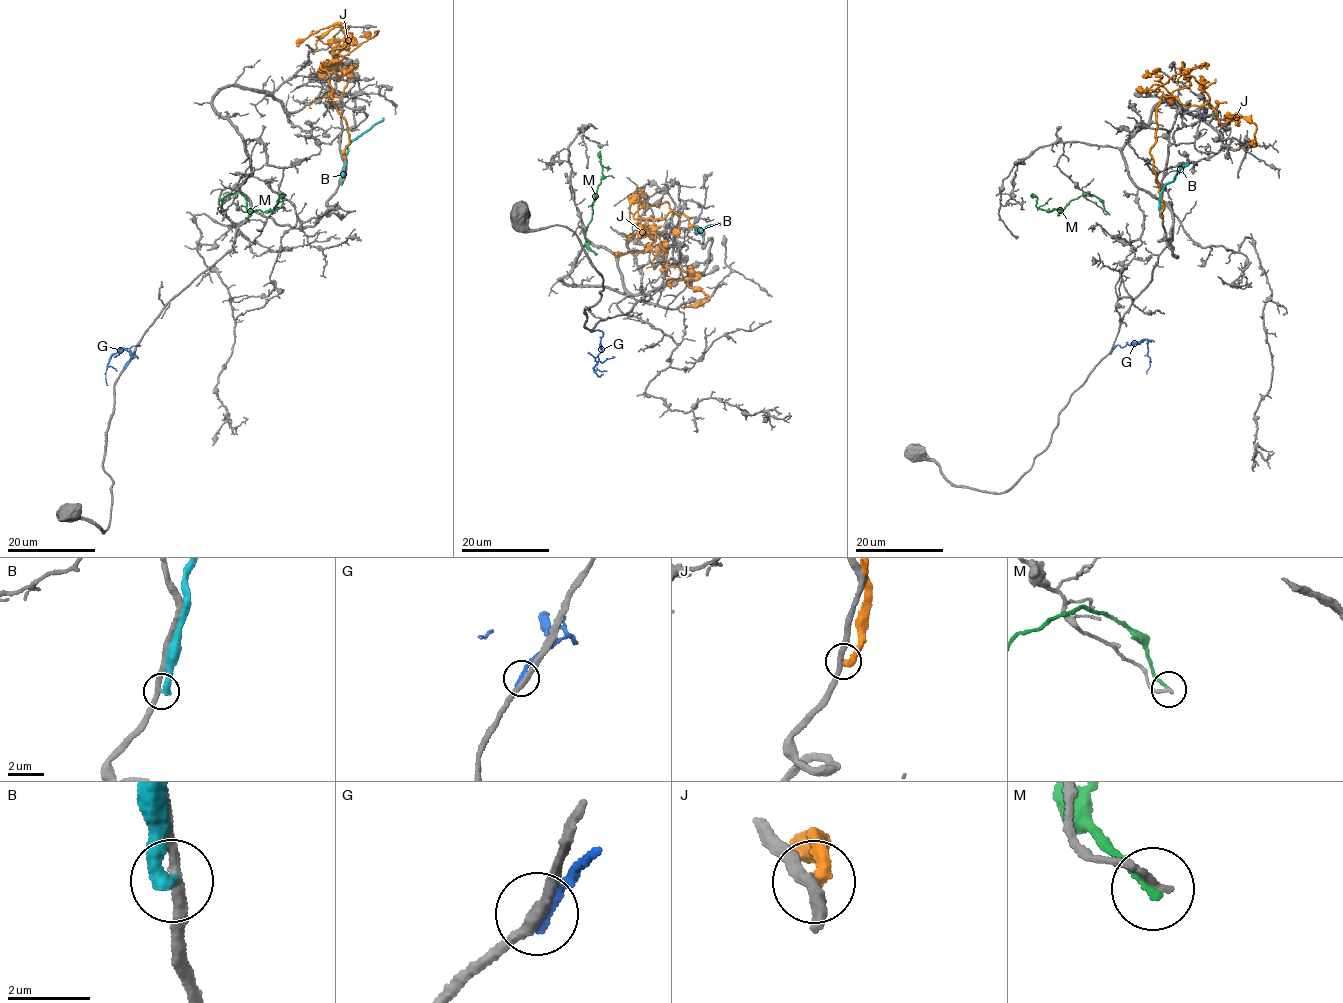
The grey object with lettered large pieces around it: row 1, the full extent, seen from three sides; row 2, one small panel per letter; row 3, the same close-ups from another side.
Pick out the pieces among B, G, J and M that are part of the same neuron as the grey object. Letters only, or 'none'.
none

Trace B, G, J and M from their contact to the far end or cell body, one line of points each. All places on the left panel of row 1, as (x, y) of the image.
B: (340, 184), (347, 146), (384, 118)
G: (124, 366), (135, 356), (138, 358), (122, 348), (109, 359), (105, 378), (107, 385)
J: (339, 183), (346, 119), (322, 66), (336, 64), (339, 80), (346, 69), (347, 86), (311, 108)
M: (222, 211), (223, 198), (235, 192), (244, 195), (249, 210), (265, 212), (273, 210), (284, 195)

